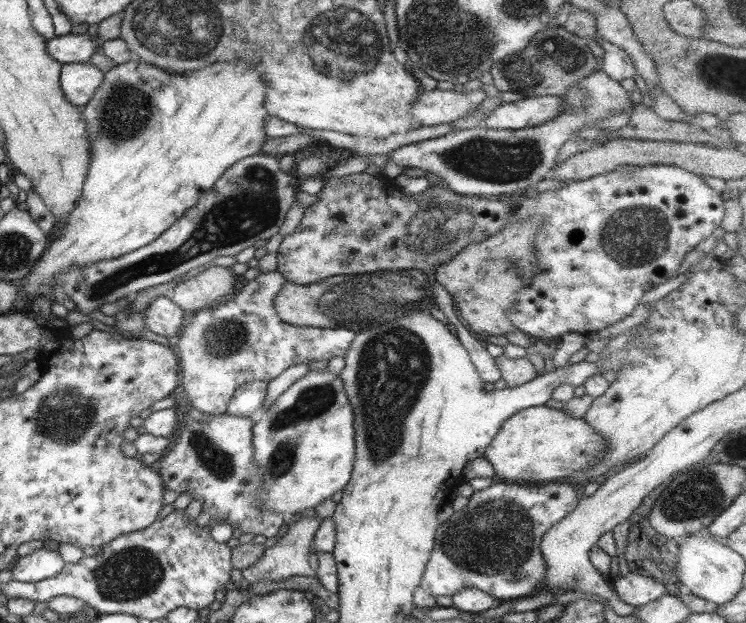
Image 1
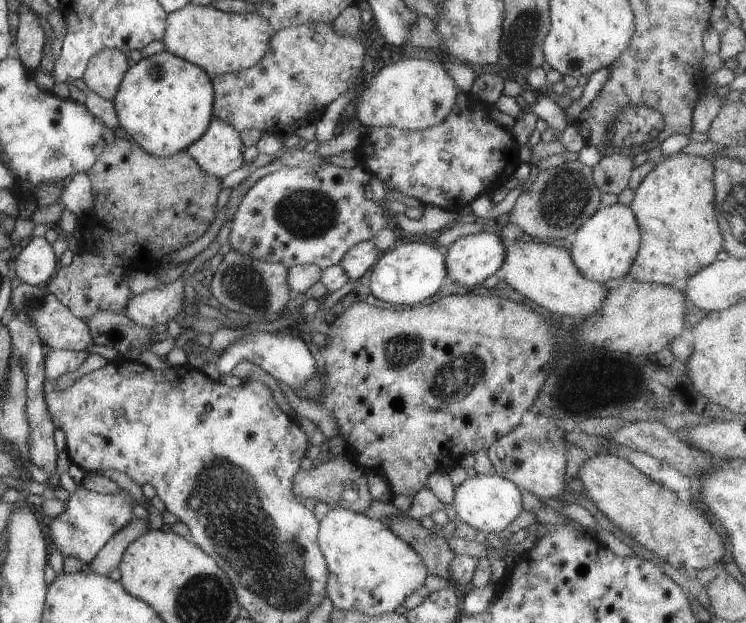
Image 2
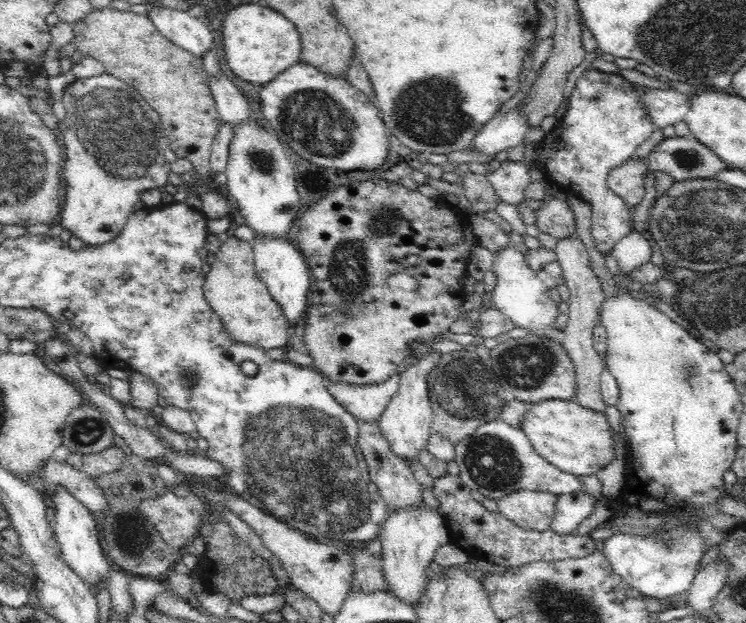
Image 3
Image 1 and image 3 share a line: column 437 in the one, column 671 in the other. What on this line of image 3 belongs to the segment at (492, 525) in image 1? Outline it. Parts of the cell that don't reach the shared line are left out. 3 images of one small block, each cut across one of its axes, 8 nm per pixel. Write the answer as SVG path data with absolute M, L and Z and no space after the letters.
M698 528L692 530L662 530L652 536L615 534L603 543L604 556L614 572L632 587L637 595L664 600L671 596L686 594L697 572L700 559L708 551Z

